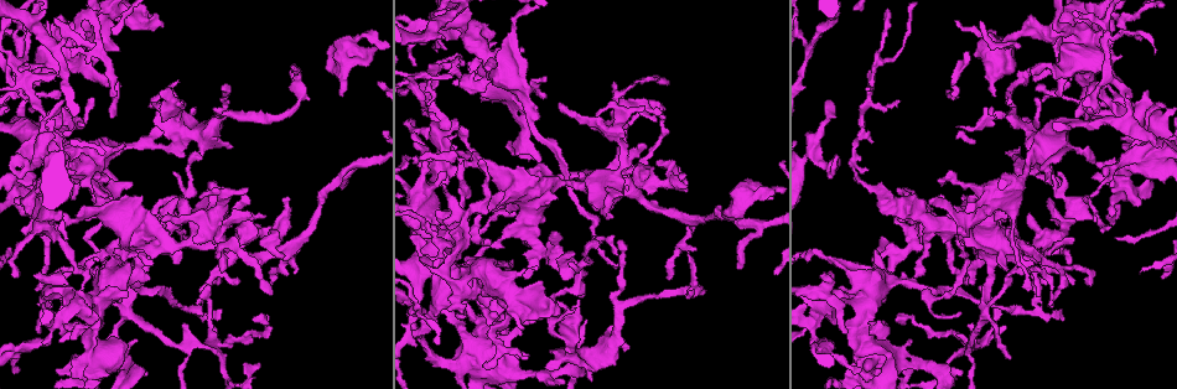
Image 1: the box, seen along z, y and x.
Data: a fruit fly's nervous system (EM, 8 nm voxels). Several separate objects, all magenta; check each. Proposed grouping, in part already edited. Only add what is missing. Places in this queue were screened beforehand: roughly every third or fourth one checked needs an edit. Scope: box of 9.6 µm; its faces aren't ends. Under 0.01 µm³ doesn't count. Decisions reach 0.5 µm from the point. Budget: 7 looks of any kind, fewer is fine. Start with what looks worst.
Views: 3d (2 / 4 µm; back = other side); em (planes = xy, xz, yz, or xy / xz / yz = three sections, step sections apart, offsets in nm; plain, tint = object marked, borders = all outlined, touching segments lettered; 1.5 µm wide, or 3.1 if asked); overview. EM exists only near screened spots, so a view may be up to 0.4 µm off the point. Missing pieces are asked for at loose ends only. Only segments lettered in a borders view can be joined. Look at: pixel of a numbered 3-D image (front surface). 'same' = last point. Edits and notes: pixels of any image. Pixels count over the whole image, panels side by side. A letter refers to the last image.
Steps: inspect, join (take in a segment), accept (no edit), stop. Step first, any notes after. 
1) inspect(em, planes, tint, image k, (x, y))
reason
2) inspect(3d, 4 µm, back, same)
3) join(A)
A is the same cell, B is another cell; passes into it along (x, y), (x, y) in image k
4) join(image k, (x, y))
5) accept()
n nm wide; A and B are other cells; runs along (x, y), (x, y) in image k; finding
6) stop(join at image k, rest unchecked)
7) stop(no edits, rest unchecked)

inspect(3d, 2 µm, image 1, (343, 93))
free end

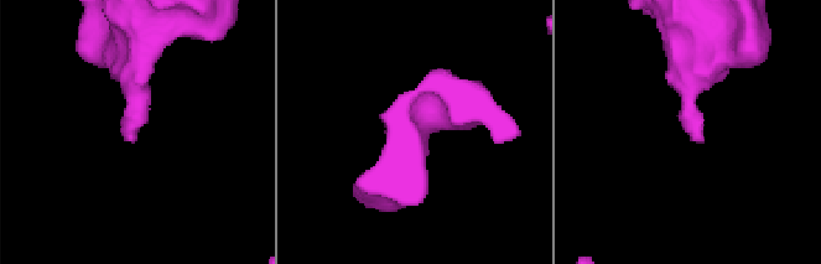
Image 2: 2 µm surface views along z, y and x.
inspect(em, planes, borders, image 2, (702, 137))
shape alone is not enough

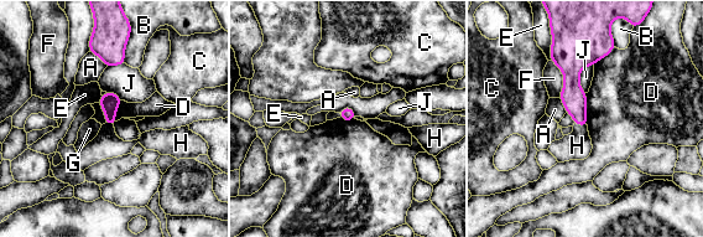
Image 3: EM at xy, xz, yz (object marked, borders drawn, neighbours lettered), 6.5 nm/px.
join(H)
H is the same cell, A, B, C, D, E, F, G and J are other cells; it goes on there

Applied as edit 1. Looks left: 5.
inspect(overview)

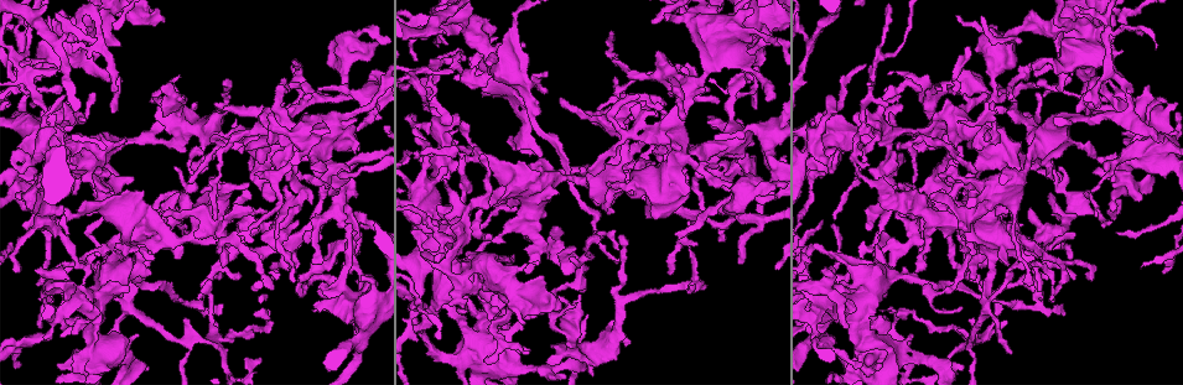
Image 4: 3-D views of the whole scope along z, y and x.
inspect(em, planes, borders, image 4, (899, 97))

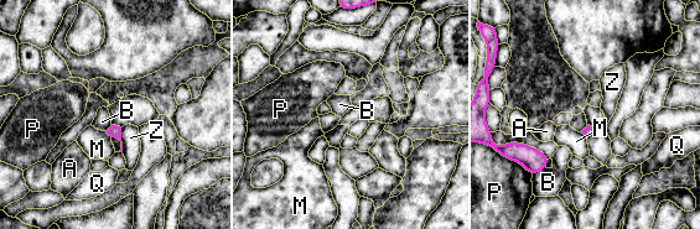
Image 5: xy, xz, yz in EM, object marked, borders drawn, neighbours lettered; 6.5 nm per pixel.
accept()
A, B, M, P, Q and Z are other cells; no lettered segment goes on from it

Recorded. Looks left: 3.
inspect(em, planes, borders, image 4, (314, 305))
free end

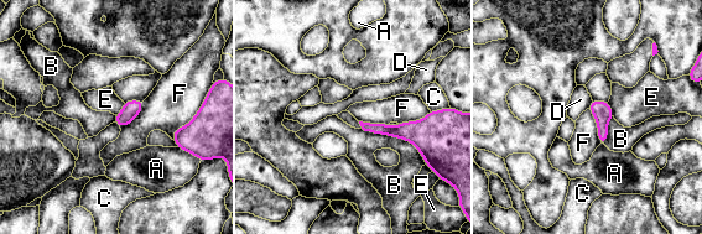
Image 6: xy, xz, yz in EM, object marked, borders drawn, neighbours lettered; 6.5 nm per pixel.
accept()
B touches over 480 nm; A, B, C, D, E and F are other cells; none of them fits

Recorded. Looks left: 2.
stop(join at image 3, rest unchecked)

